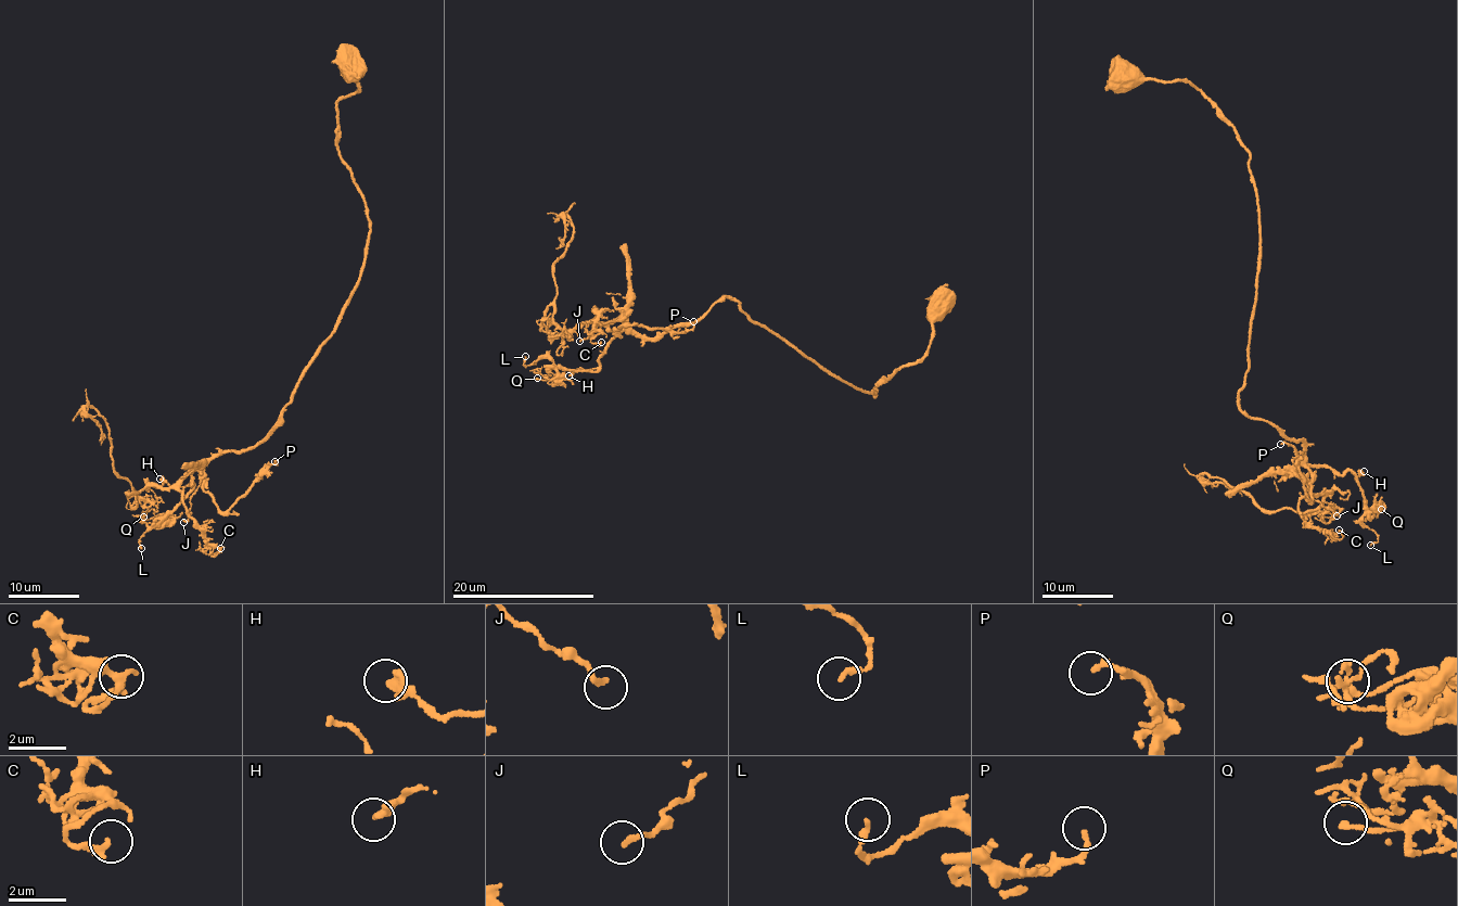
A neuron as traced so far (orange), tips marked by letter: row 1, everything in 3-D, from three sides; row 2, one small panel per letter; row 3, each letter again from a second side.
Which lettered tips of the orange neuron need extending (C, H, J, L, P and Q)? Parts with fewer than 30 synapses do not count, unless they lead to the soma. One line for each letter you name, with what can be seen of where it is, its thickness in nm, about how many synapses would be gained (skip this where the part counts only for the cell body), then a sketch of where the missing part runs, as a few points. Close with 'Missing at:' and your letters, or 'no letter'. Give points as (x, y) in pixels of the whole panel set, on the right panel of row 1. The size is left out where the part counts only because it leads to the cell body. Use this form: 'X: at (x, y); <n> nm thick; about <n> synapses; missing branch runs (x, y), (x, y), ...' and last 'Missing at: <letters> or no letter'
Missing at: no letter

